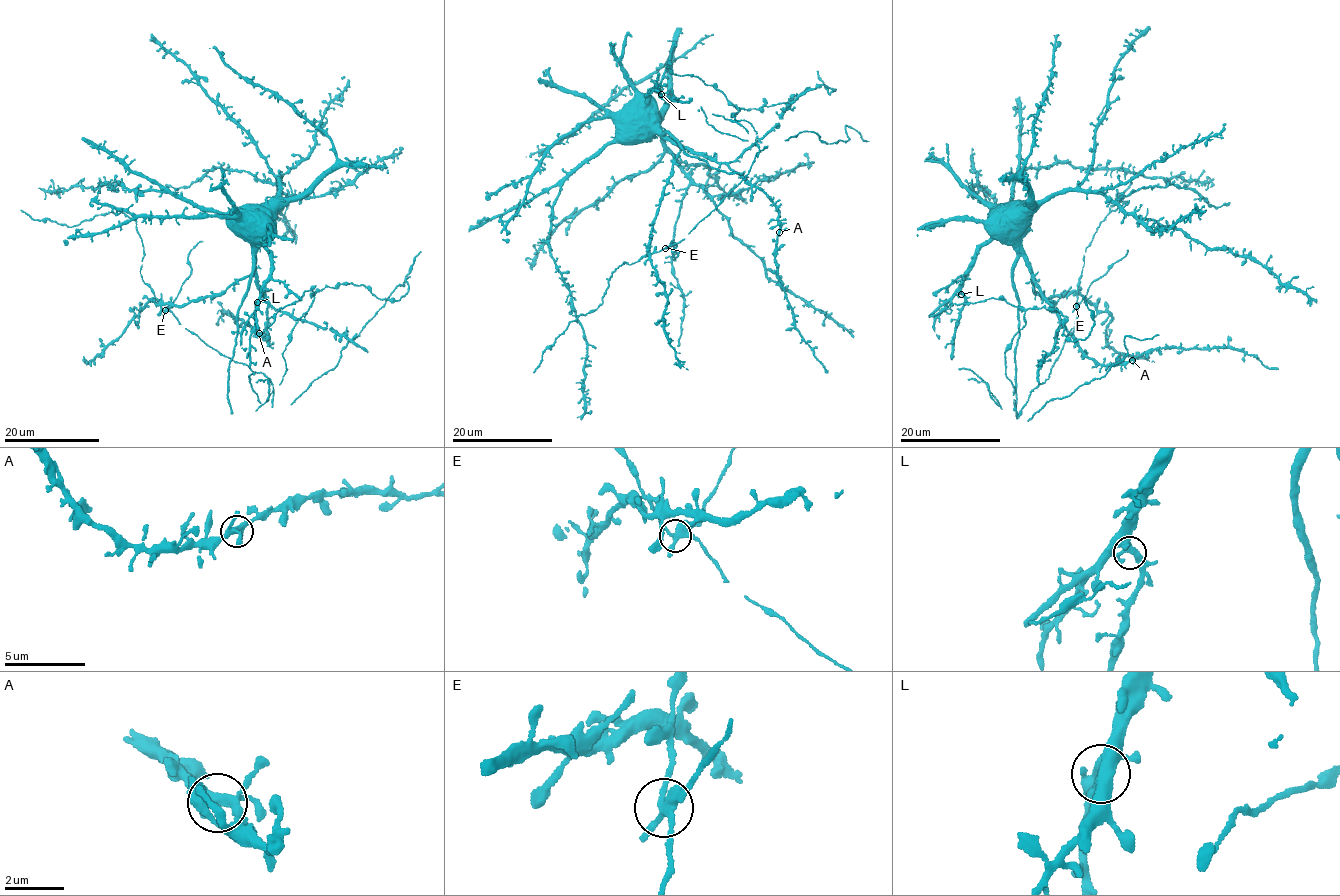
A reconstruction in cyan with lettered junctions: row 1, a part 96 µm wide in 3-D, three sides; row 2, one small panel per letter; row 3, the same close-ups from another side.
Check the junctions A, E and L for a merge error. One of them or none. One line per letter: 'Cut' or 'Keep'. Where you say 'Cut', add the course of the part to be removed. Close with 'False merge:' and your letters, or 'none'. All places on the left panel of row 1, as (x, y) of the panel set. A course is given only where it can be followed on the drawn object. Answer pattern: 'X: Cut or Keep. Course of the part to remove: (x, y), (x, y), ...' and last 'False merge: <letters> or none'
A: Keep
E: Cut. Course of the part to remove: (165, 311), (189, 278), (190, 269), (187, 261), (191, 249), (203, 240)
L: Keep
False merge: E

